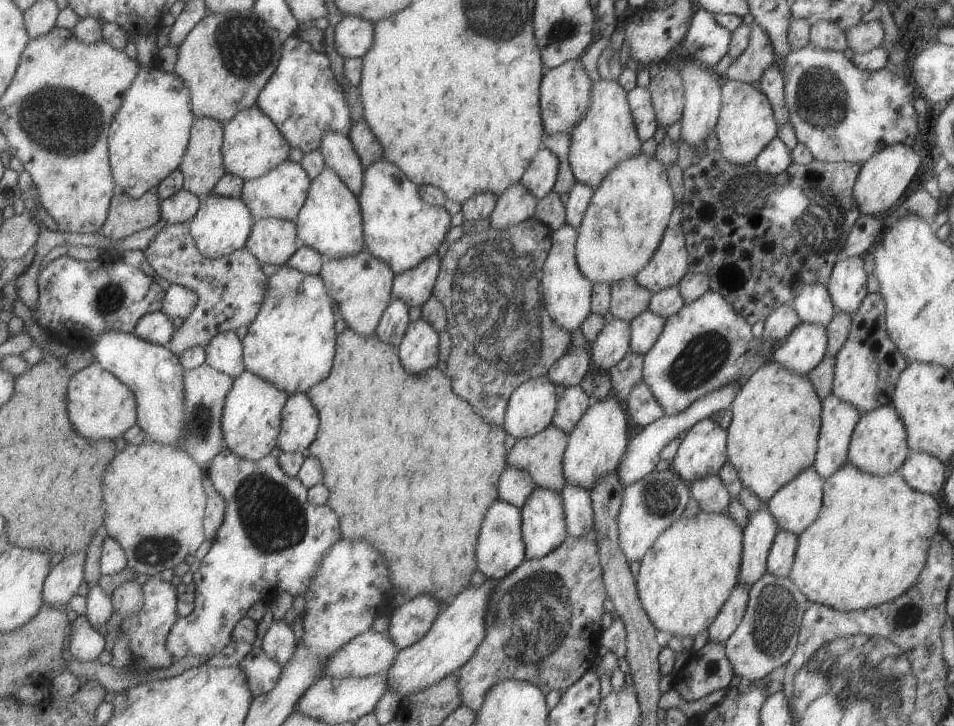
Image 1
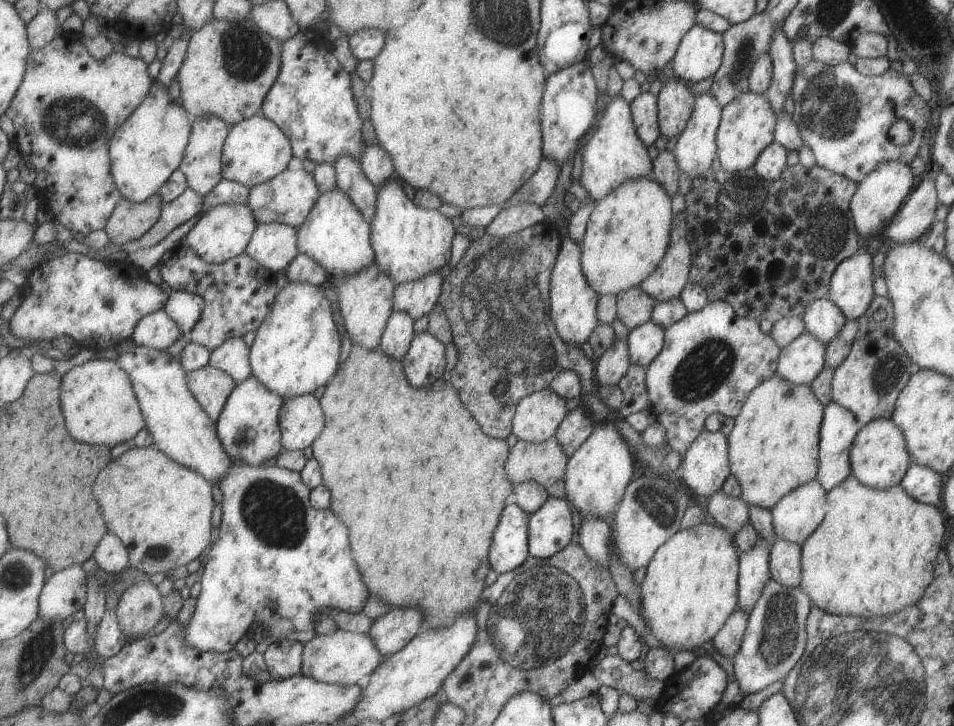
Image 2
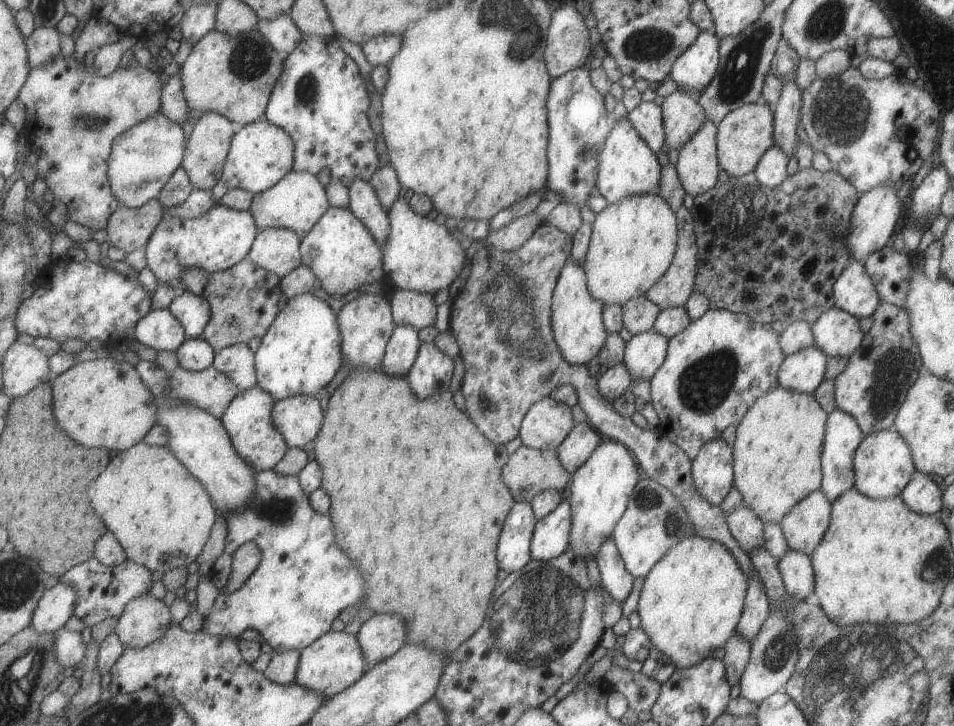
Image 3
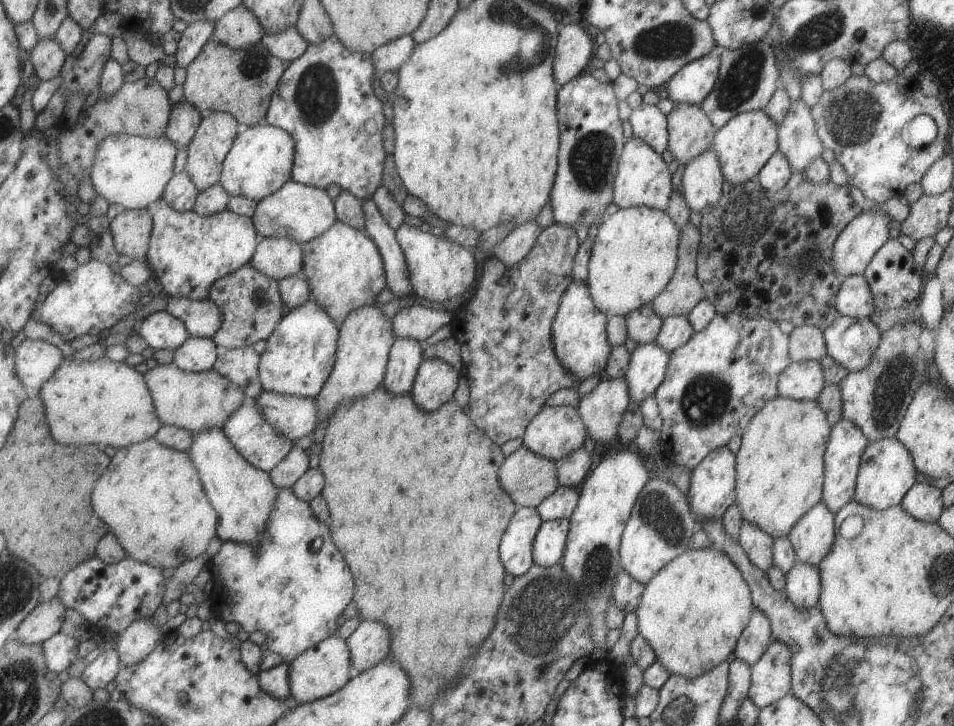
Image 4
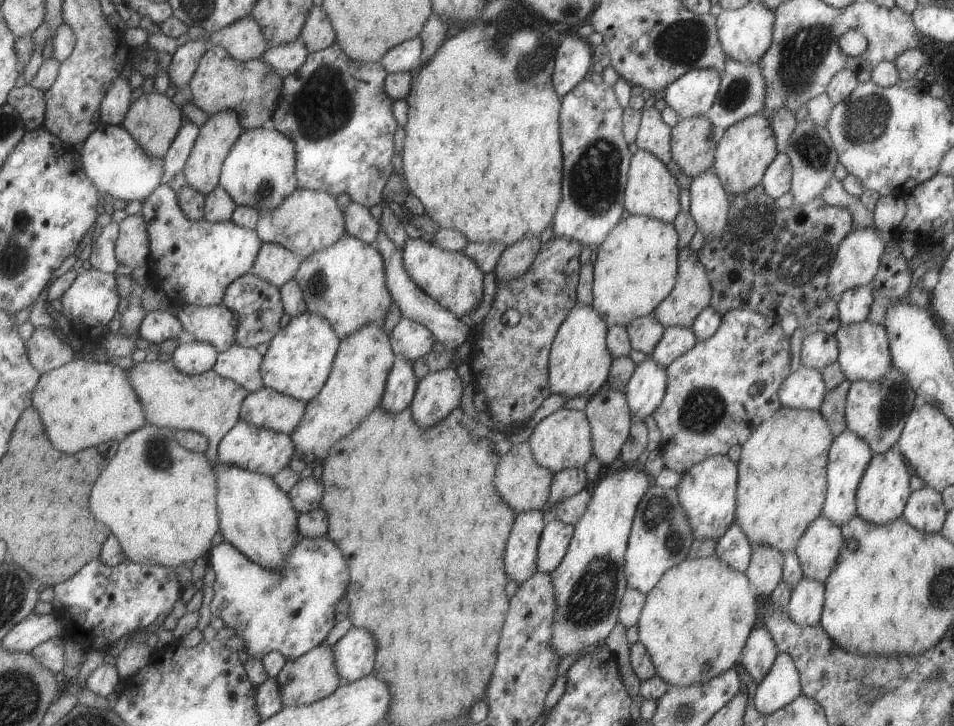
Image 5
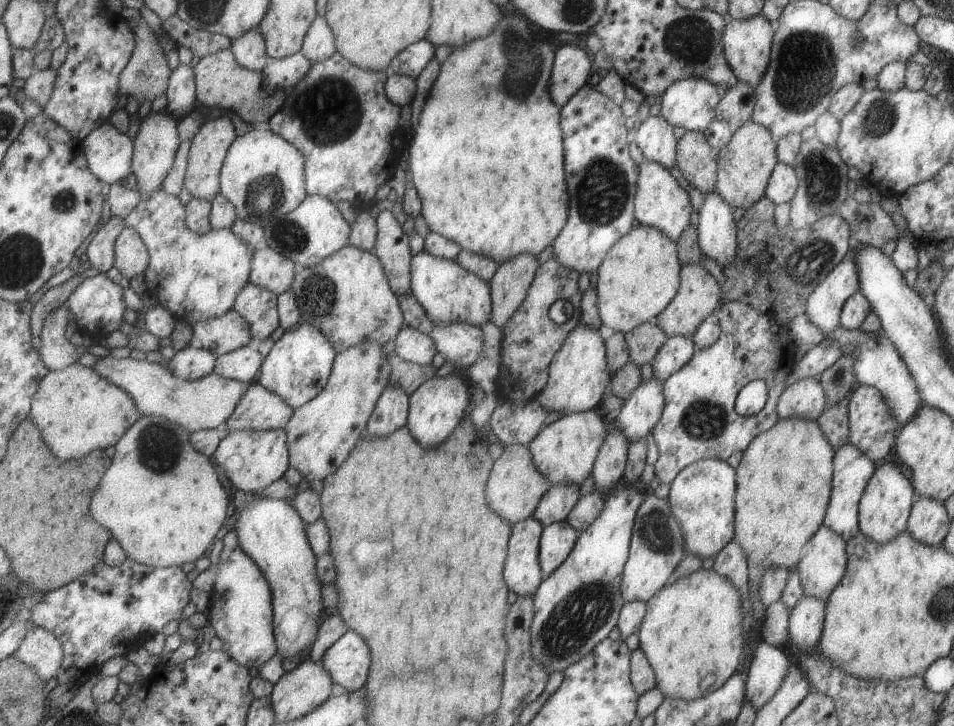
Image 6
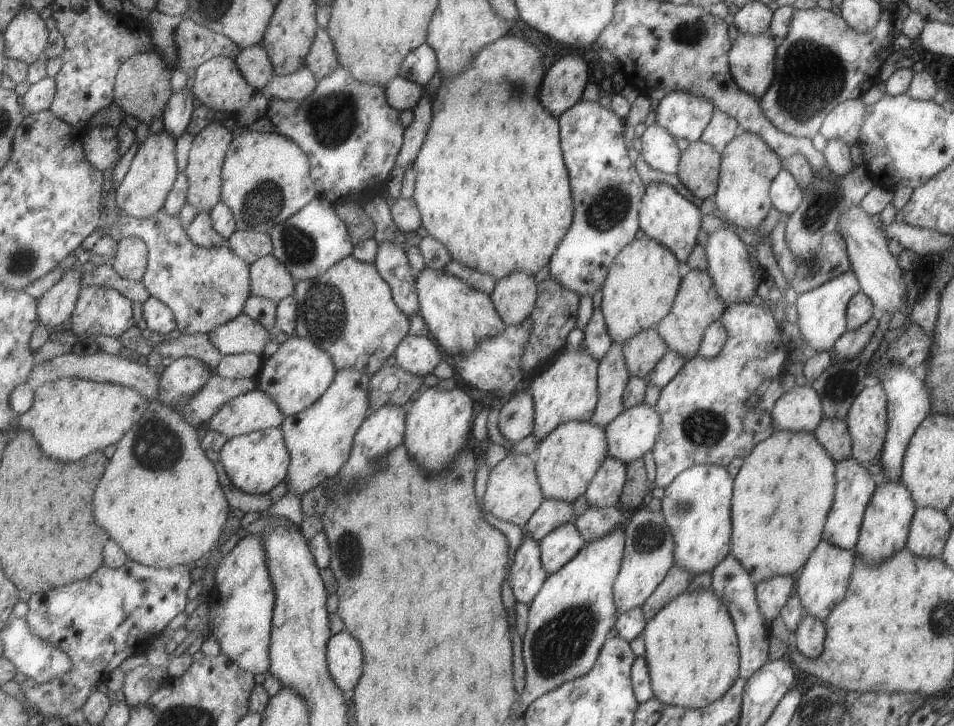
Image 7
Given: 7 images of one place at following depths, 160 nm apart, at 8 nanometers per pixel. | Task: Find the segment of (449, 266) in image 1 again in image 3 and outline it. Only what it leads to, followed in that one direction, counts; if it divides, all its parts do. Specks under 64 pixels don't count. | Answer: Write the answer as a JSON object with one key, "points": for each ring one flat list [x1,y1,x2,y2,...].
{"points":[[541,222,533,234,515,250,500,251,485,244,480,245,475,255,468,258,471,271,450,306,448,318,449,330,457,341,459,356,464,364,464,375,459,389,465,400,466,415,487,440,496,445,504,445,518,436,520,422,534,402,547,397,557,384,572,386,578,398,578,405,586,414,587,424,595,428,599,434,607,436,609,441,617,441,626,446,632,452,641,475,658,482,680,500,688,516,688,522,693,525,695,535,722,544,733,555,745,578,749,579,754,570,750,556,729,532,724,512,719,505,710,505,695,490,688,456,676,444,663,437,657,428,653,430,639,428,631,419,617,414,613,405,598,393,597,376,591,377,585,365,569,364,556,347,550,319,550,304,557,277,565,261,568,260,571,249,572,238,557,227]]}

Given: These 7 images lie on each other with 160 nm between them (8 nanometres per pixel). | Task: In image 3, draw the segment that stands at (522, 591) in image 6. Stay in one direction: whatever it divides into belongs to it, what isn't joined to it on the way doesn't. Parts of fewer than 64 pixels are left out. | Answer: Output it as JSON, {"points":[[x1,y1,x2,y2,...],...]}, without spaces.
{"points":[[514,502,505,517,497,548,497,566,507,573,521,570,530,559,530,540,536,523,529,503]]}

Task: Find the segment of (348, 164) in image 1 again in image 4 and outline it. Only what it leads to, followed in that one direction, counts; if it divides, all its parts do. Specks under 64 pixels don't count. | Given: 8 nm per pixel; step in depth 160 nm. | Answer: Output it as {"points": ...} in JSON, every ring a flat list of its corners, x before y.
{"points":[[372,199,362,201,364,233,375,243,384,266,387,288,398,298,414,295,408,279,407,265,394,230,381,216]]}

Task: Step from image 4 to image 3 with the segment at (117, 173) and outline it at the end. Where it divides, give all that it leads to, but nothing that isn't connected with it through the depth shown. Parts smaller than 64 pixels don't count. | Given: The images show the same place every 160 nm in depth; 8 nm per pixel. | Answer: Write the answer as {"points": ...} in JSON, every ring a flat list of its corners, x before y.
{"points":[[163,112,120,134,113,143,112,155,109,159,108,175,115,196,131,208,141,208,147,202,157,200,165,185,183,164,188,139,185,129,179,123,167,118]]}

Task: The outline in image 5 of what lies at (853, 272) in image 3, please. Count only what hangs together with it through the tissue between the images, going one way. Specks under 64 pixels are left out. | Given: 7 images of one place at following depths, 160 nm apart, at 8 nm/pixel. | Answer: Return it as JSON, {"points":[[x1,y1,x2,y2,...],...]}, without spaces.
{"points":[[870,285,847,289,836,302,840,324,859,324,865,321,872,302]]}

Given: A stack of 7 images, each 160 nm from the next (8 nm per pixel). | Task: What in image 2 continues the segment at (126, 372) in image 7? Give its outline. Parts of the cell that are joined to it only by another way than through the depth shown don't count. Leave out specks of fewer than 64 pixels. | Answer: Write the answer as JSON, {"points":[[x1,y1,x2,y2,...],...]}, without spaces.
{"points":[[207,364,200,369,188,371,188,385,193,391,193,398,215,423,236,383,225,371]]}

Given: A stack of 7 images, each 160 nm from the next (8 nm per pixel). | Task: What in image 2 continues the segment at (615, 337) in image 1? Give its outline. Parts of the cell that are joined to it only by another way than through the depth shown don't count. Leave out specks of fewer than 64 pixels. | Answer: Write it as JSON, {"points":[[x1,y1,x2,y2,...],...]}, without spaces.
{"points":[[615,339,613,344,598,358,594,359,595,377,598,385,615,386,625,376,628,366,626,341]]}

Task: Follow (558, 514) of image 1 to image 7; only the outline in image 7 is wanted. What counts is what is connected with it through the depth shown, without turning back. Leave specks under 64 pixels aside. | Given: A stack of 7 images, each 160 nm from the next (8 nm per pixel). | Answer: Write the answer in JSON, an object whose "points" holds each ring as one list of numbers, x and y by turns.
{"points":[[561,524,547,532,538,543,540,562,547,575,554,574,585,546,573,524]]}

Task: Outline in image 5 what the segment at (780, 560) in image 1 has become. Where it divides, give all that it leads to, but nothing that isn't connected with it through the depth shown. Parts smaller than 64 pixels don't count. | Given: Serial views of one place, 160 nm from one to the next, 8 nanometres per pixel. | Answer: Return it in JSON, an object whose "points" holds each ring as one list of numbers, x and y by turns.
{"points":[[803,577,790,591,786,614,802,627,820,624,824,603,824,584]]}

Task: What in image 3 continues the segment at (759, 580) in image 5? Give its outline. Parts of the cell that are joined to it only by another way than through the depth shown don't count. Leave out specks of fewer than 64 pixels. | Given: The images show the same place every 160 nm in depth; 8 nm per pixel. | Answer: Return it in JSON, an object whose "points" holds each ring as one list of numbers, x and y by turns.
{"points":[[742,504,734,511,724,513,724,517,729,532,746,553,762,546,764,524,749,507]]}

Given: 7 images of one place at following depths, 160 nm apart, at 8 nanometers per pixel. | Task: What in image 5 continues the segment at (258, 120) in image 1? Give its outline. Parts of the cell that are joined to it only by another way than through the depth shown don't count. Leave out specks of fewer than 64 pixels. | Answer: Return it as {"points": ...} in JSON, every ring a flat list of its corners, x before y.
{"points":[[272,126,247,129,223,159,219,185,228,191,236,206,251,207,259,213,276,209,296,189,293,141]]}

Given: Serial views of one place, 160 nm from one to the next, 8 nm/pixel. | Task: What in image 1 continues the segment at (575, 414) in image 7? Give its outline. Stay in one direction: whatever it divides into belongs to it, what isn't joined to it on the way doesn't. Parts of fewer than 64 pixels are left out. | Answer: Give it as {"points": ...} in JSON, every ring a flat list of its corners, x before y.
{"points":[[565,223,557,230,552,231,550,235,552,236,552,247,541,267,540,295,547,314,553,319,553,322,570,333,576,328,580,328,580,324,591,314,592,282,579,272,575,260,576,230]]}

